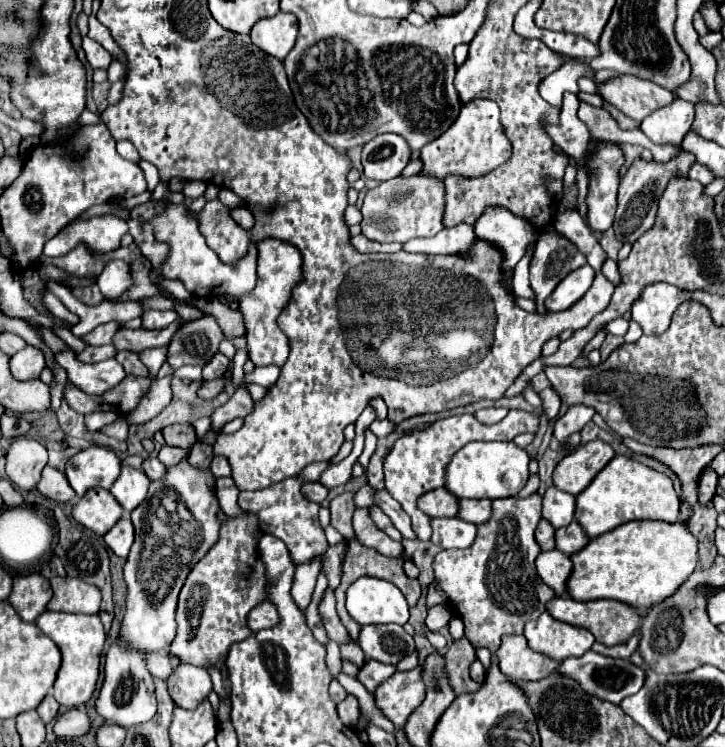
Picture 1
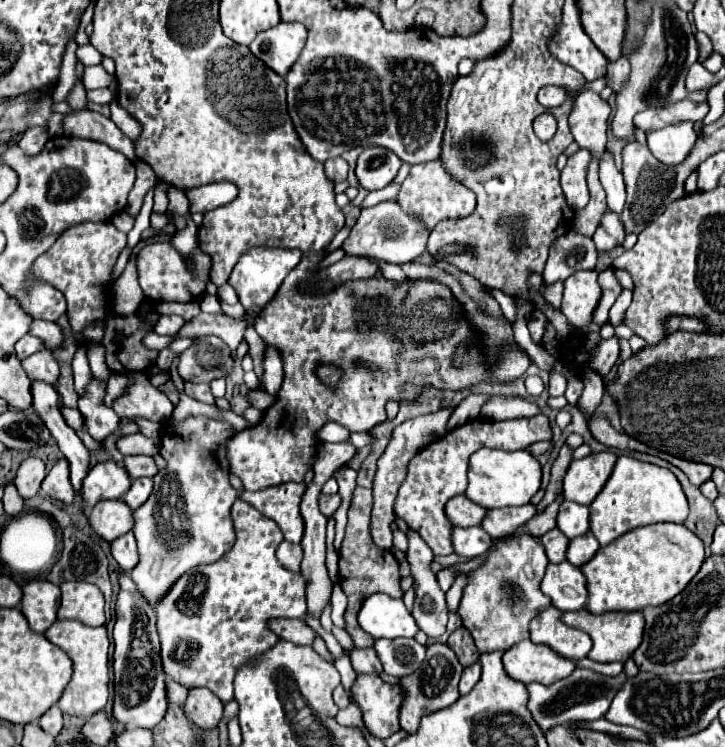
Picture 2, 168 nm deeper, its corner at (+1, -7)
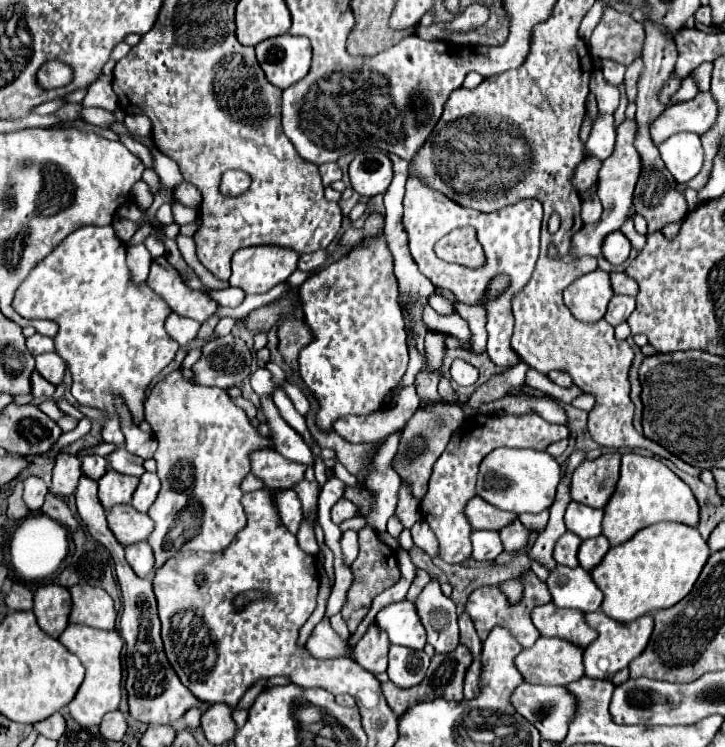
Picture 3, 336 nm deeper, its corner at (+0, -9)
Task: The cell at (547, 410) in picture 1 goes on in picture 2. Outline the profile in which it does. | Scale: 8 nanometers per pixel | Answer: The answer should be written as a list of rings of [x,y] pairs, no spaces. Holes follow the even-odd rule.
[[[550,371],[548,389],[550,389],[550,395],[552,395],[552,397],[564,395],[564,391],[566,391],[566,377],[564,377],[564,373],[560,373],[560,371]]]

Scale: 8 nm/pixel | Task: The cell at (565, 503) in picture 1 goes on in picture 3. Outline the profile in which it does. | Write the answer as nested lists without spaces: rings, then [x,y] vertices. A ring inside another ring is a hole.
[[[571,501],[565,511],[567,531],[575,533],[581,539],[591,539],[601,535],[601,519],[603,519],[603,509],[593,509],[575,501]]]

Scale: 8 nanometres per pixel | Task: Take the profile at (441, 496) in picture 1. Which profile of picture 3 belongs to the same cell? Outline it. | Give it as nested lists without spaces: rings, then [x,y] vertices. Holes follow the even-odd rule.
[[[473,497],[465,505],[465,517],[467,517],[467,521],[471,521],[473,529],[495,529],[495,531],[499,531],[501,527],[509,525],[517,515],[509,513],[509,511],[501,511],[501,509],[489,505],[487,501],[483,501],[481,497]]]

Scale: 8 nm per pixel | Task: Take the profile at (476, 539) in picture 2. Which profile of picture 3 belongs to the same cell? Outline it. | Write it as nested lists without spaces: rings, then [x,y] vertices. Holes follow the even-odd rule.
[[[473,531],[471,545],[473,545],[471,557],[475,561],[493,561],[503,551],[497,531]]]

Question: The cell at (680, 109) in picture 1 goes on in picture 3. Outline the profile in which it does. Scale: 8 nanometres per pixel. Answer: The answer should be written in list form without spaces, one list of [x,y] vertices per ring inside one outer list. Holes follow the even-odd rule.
[[[695,133],[671,135],[657,149],[661,153],[661,159],[665,161],[665,167],[671,171],[677,183],[687,183],[701,171],[703,147],[699,135]]]

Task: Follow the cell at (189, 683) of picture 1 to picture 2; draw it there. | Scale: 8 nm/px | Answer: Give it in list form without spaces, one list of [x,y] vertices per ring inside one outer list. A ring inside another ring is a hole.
[[[192,689],[184,703],[184,713],[196,727],[216,729],[224,713],[224,703],[206,689]]]

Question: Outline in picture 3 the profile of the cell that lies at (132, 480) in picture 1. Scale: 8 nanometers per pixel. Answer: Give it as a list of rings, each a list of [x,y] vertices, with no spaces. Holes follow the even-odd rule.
[[[145,473],[139,481],[139,487],[135,489],[133,493],[133,501],[131,505],[141,511],[141,513],[147,513],[147,509],[151,507],[151,503],[155,501],[157,497],[157,491],[159,491],[159,477],[155,473]]]

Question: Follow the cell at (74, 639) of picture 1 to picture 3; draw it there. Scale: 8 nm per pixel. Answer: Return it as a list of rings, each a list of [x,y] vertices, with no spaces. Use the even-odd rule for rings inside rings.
[[[69,623],[67,629],[59,635],[59,641],[79,657],[79,661],[85,667],[85,679],[69,703],[69,711],[79,725],[99,725],[103,715],[109,711],[119,709],[121,701],[121,649],[123,649],[123,639],[119,637],[117,631],[99,631],[93,627],[85,625],[75,625]]]

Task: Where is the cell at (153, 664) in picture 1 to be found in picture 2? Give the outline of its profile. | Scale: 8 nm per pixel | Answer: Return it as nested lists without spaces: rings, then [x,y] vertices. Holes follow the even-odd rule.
[[[168,679],[168,687],[170,687],[170,703],[176,703],[182,707],[188,697],[188,689],[178,683],[172,683],[172,679]]]

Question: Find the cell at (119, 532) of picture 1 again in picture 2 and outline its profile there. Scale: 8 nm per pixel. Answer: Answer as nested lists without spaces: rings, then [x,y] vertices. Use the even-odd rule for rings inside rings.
[[[126,533],[112,541],[112,557],[118,561],[118,565],[130,573],[134,565],[138,563],[138,549],[136,549],[136,539],[134,533]]]

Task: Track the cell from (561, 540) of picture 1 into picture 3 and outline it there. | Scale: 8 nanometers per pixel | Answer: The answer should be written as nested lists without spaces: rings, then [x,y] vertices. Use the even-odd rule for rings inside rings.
[[[603,535],[593,537],[593,539],[585,539],[579,545],[579,555],[577,555],[579,557],[579,565],[583,569],[591,571],[603,559],[603,555],[607,551],[609,551],[609,541]]]

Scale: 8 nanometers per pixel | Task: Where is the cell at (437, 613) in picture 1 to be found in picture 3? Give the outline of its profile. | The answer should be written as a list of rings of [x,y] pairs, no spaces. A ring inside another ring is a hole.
[[[433,577],[415,601],[419,619],[427,629],[427,641],[437,653],[453,651],[459,645],[459,627],[455,603],[443,595],[439,581]]]

